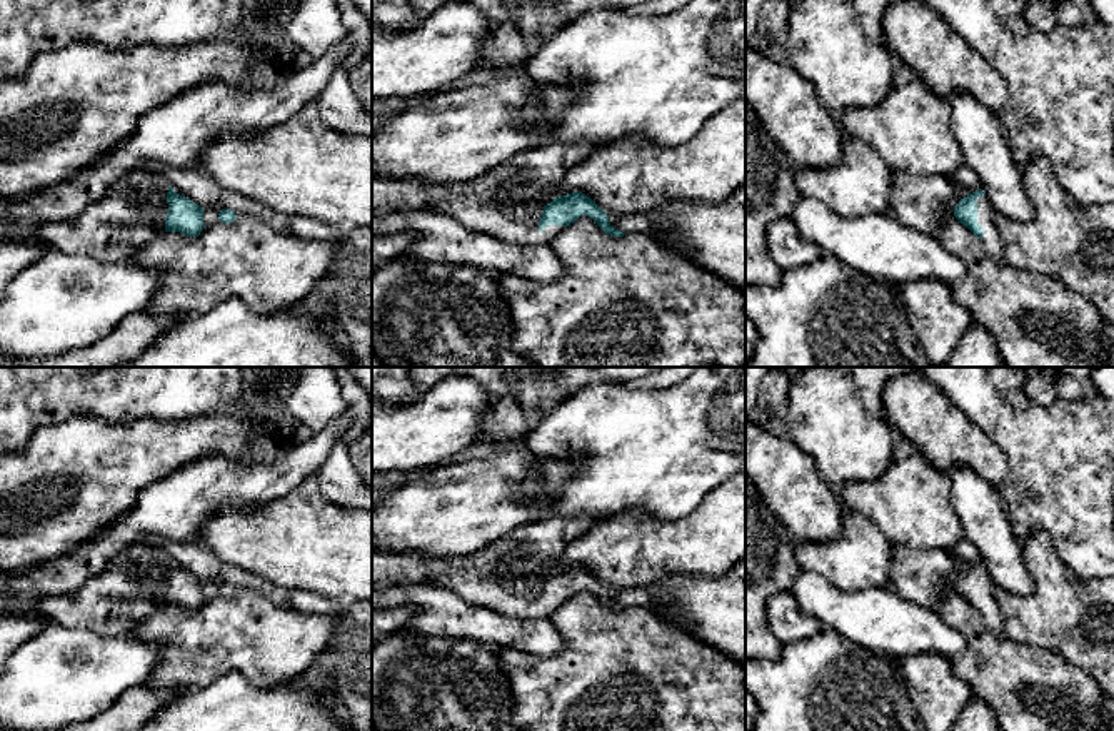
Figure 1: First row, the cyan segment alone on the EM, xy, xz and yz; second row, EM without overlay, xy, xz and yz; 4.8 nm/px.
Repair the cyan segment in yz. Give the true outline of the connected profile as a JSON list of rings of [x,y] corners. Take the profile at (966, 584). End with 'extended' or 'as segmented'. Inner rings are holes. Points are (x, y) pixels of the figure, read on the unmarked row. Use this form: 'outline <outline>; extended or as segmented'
outline [[[894,546],[891,581],[901,597],[932,611],[939,609],[946,592],[956,591],[979,613],[991,633],[1006,636],[994,582],[982,562],[966,567],[949,551]]]; extended

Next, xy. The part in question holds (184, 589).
outline [[[137,544],[115,556],[78,592],[40,599],[38,611],[65,628],[88,629],[107,638],[122,638],[128,636],[140,619],[165,606],[198,611],[203,602],[203,582],[200,579],[177,567],[160,547]]]; extended

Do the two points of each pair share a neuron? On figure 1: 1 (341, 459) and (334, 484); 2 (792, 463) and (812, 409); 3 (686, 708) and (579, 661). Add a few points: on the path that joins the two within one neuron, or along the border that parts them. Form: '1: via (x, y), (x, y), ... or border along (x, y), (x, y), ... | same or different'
1: via (339, 466), (337, 478) | same
2: border along (787, 436), (811, 456), (822, 478) | different
3: via (659, 696), (614, 696), (606, 688) | same

